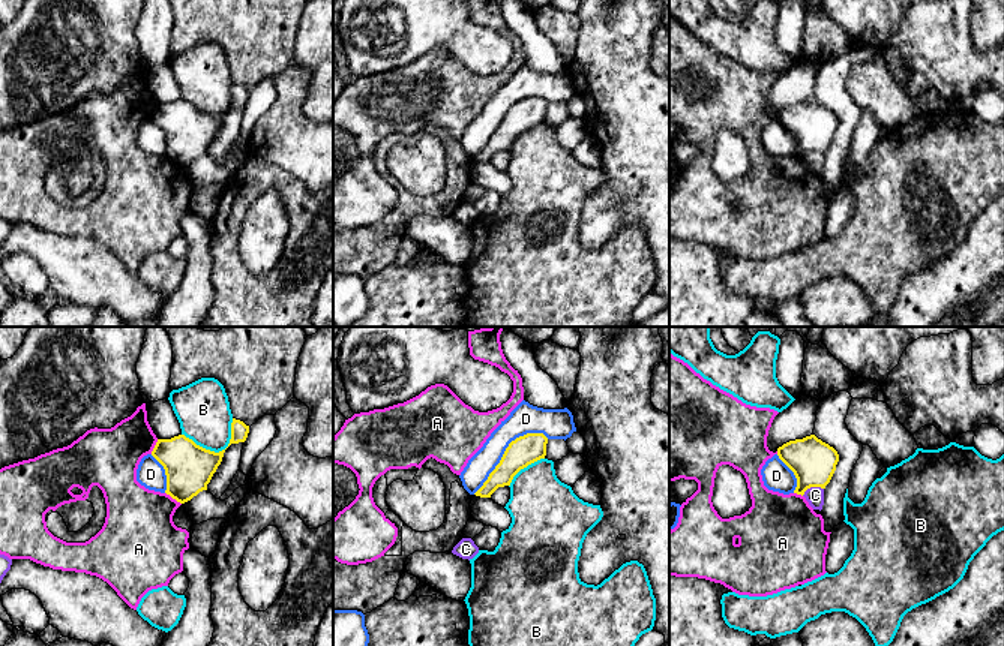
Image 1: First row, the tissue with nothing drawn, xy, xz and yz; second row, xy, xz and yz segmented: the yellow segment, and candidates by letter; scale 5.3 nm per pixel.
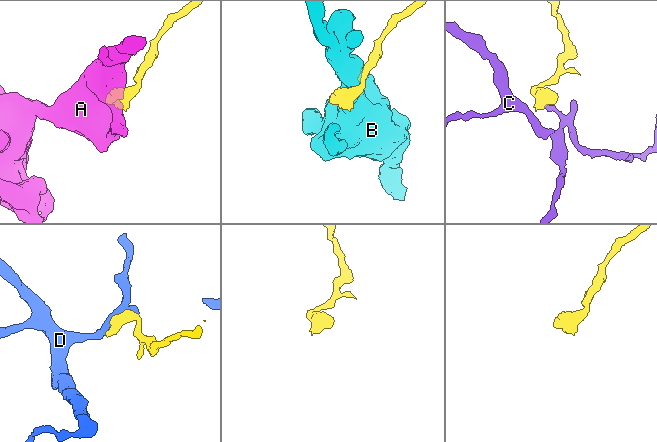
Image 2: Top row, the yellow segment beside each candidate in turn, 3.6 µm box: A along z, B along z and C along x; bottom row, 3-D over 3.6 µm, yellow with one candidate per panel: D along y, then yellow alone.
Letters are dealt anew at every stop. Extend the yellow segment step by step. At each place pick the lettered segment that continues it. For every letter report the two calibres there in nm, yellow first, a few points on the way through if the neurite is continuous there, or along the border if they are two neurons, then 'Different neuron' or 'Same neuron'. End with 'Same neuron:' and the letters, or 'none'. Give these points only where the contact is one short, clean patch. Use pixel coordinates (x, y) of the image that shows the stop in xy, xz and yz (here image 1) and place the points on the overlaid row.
A: Thickness 260 nm (yellow) against 380 nm. Different neuron
B: Thickness 260 nm (yellow) against 280 nm. Different neuron
C: Thickness 240 nm (yellow) against 100 nm. Boundary: yz (823, 487), (809, 487), (802, 495). Different neuron
D: Thickness 160 nm (yellow) against 160 nm. Different neuron
Same neuron: none

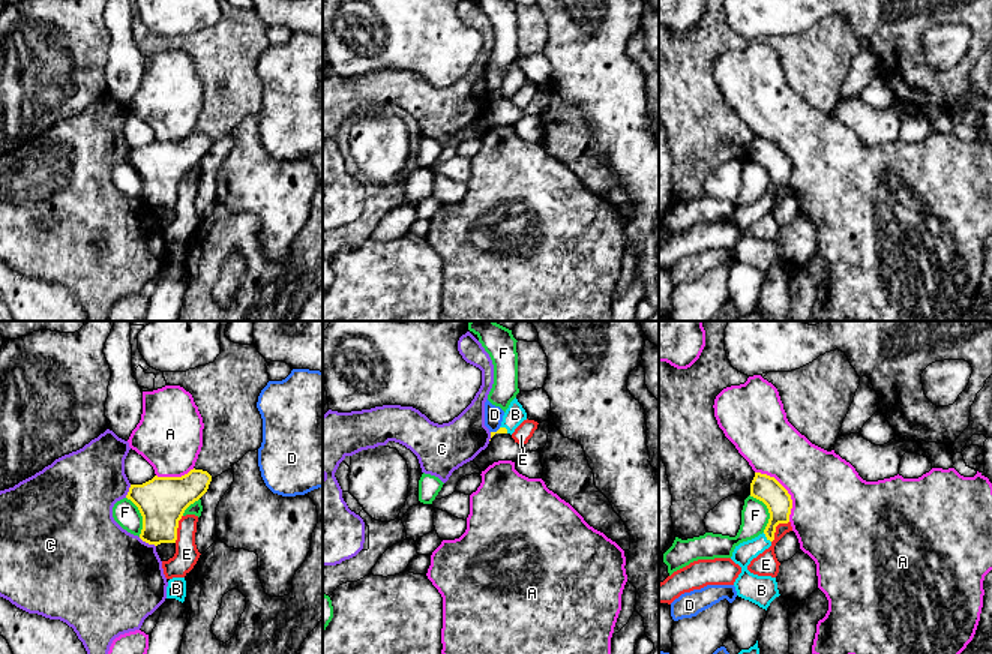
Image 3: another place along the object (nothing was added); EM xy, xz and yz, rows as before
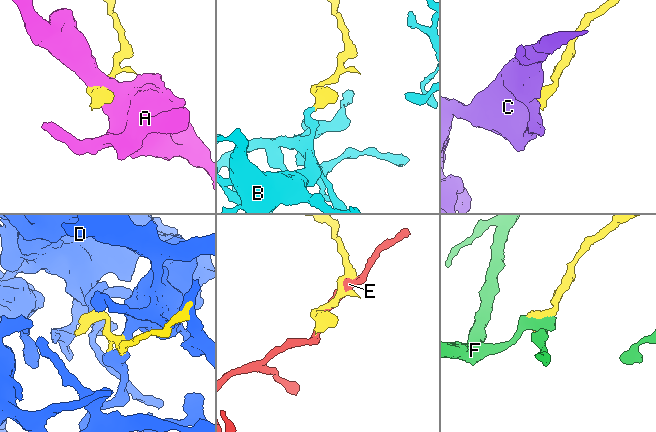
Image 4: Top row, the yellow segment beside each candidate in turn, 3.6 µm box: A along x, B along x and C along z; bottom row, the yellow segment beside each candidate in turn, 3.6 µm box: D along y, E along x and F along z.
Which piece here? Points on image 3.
A: Thickness 140 nm (yellow) against 420 nm. Different neuron
B: Thickness 140 nm (yellow) against 110 nm. Path across: yz (767, 489), (775, 521), (766, 536), (745, 552). Same neuron
C: Thickness 260 nm (yellow) against 480 nm. Different neuron
D: Thickness 30 nm (yellow) against 100 nm. Different neuron
E: Thickness 140 nm (yellow) against 130 nm. Different neuron
F: Thickness 140 nm (yellow) against 150 nm. Different neuron
Same neuron: B

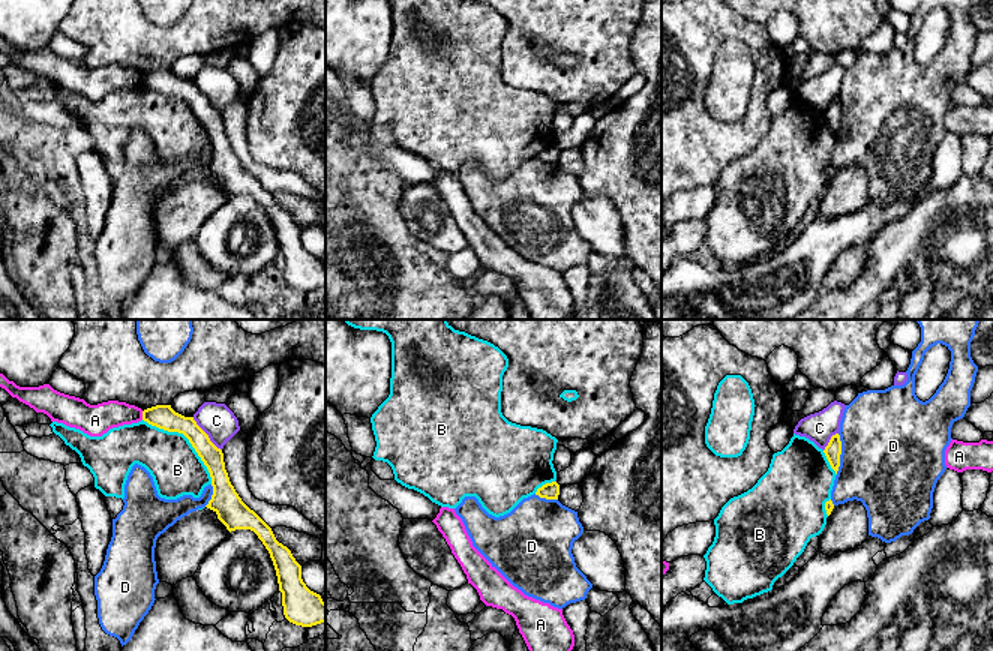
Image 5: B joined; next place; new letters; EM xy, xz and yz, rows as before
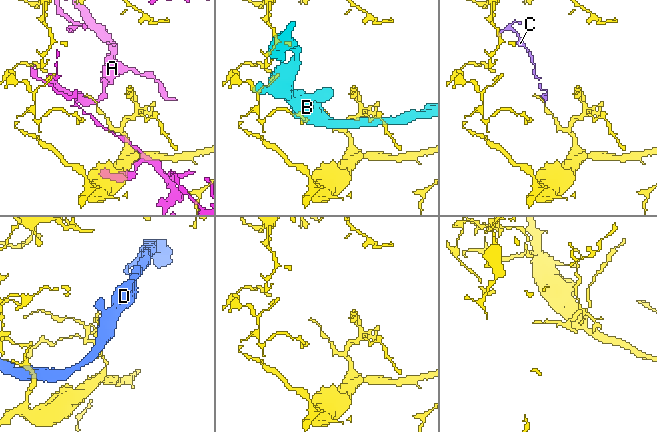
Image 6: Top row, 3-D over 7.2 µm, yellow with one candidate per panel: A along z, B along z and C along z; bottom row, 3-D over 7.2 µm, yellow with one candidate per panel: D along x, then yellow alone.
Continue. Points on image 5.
A: Thickness 130 nm (yellow) against 160 nm. Different neuron
B: Thickness 130 nm (yellow) against 280 nm. Different neuron
C: Thickness 130 nm (yellow) against 180 nm. Boundary: xy (192, 417), (221, 450). Different neuron
D: Thickness 90 nm (yellow) against 500 nm. Different neuron
Same neuron: none

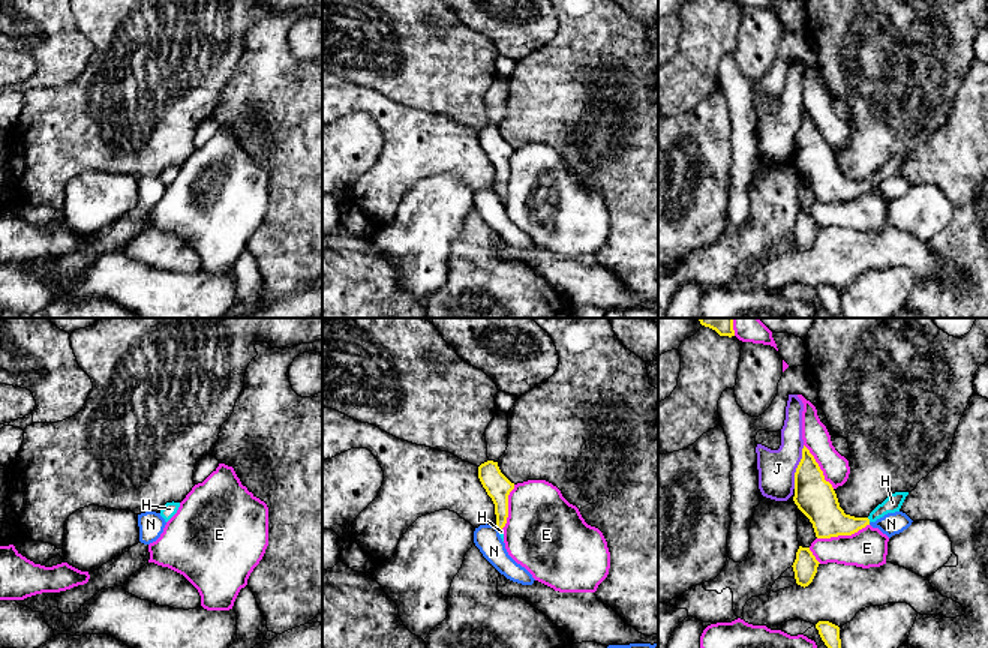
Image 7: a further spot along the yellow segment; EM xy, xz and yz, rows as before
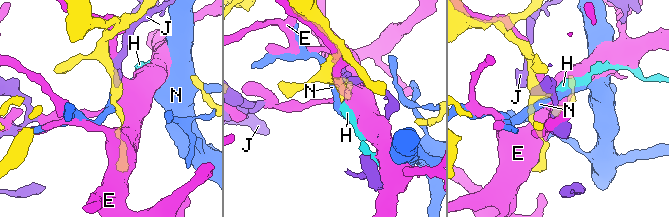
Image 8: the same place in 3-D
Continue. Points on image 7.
E: Thickness 220 nm (yellow) against 200 nm. Different neuron
H: Thickness 180 nm (yellow) against 90 nm. Path across: yz (823, 510), (835, 522), (868, 519), (892, 503). Same neuron
J: Thickness 220 nm (yellow) against 200 nm. Different neuron
N: Different neuron
Same neuron: H

